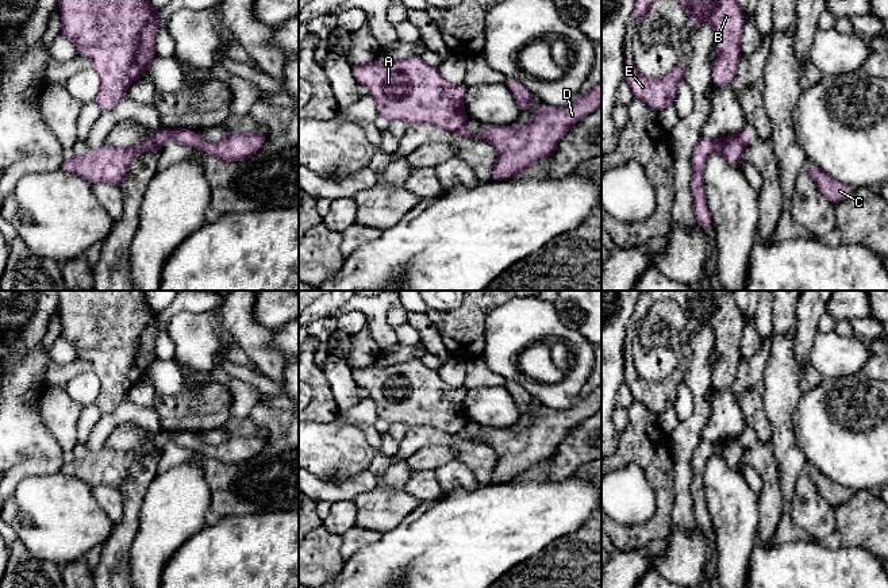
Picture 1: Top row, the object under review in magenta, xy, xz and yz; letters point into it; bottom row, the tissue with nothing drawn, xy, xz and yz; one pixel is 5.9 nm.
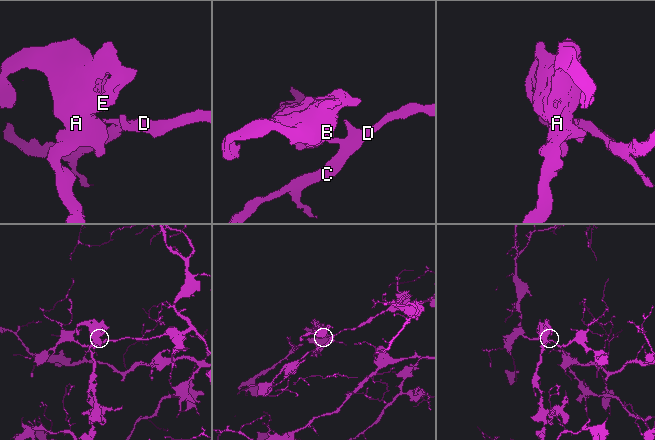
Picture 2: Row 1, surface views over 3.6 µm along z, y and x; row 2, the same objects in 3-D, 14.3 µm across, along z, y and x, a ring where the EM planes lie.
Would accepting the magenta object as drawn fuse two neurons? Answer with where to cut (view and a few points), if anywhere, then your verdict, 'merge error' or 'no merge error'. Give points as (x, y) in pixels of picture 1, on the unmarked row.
cut yz (738, 438), (745, 448); merge error

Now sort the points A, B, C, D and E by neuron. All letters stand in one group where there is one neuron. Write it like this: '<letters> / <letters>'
A B E / C D

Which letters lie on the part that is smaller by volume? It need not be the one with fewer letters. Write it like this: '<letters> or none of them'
A, B, E

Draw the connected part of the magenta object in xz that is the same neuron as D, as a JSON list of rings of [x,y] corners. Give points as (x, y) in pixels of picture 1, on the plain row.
[[[601,385],[587,396],[580,397],[576,406],[569,410],[558,411],[547,407],[539,408],[531,424],[520,431],[514,431],[510,428],[485,428],[478,438],[473,438],[466,428],[464,428],[457,433],[457,435],[462,441],[484,442],[495,450],[497,461],[489,484],[503,484],[510,480],[527,476],[533,466],[551,458],[566,433],[577,426],[583,419],[596,414],[600,408]]]

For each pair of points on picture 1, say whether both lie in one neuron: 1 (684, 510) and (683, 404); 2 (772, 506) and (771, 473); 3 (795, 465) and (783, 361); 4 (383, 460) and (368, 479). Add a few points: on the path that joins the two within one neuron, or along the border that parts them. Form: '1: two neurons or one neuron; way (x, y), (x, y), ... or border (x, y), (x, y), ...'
1: two neurons; border (691, 389), (694, 398), (692, 414), (679, 423)
2: one neuron; way (771, 498), (771, 481)
3: one neuron; way (784, 439), (783, 387)
4: two neurons; border (369, 469), (379, 476)

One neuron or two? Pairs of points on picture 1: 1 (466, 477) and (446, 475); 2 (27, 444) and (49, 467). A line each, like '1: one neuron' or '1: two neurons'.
1: one neuron
2: two neurons

